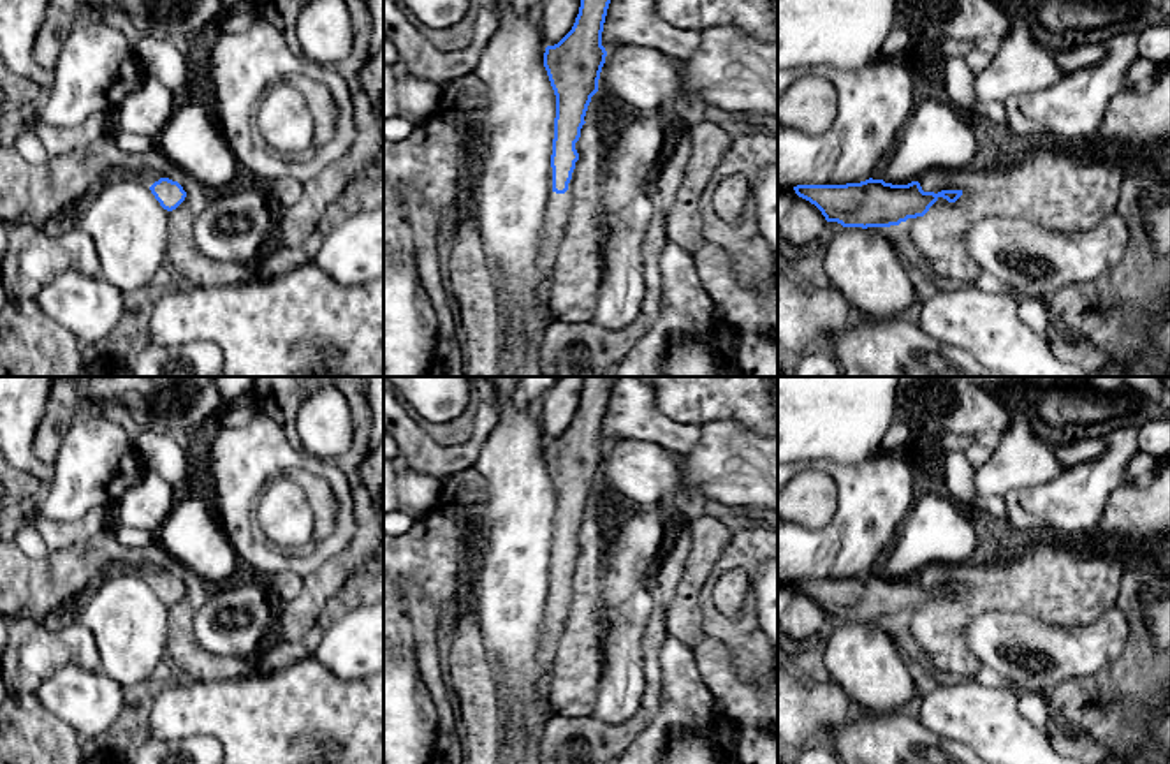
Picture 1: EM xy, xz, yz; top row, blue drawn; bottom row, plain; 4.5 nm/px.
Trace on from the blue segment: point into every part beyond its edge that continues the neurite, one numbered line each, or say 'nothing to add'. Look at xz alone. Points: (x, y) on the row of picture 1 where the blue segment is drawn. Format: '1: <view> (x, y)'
1: xz (556, 213)

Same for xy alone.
1: xy (148, 178)

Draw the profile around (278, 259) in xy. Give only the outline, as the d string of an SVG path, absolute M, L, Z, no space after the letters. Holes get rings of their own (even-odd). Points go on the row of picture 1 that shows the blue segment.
M373 169L347 183L329 204L313 234L299 246L273 245L255 264L257 278L271 280L313 262L327 234L359 211L384 206L384 169Z

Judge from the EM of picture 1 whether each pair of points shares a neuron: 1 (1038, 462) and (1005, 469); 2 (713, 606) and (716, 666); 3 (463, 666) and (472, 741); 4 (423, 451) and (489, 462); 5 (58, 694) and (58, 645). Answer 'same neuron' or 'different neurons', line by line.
1: same neuron
2: different neurons
3: same neuron
4: different neurons
5: different neurons

